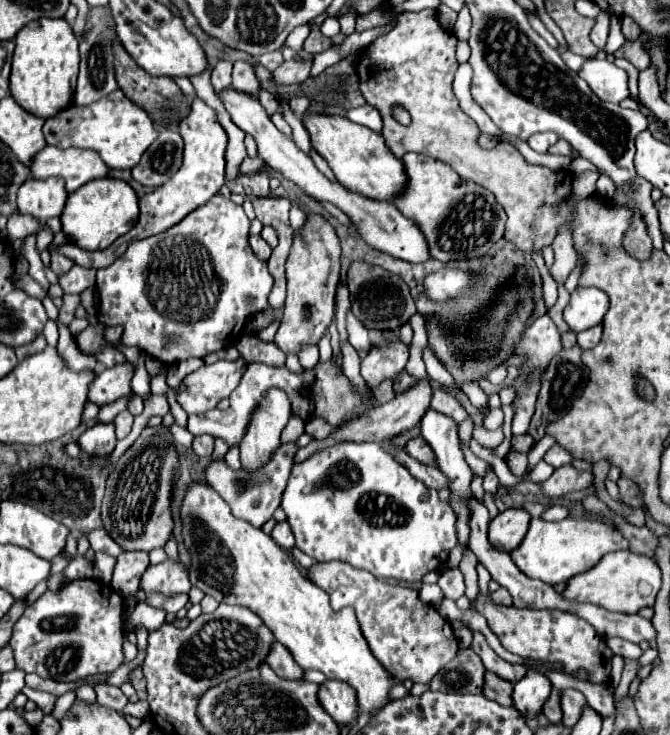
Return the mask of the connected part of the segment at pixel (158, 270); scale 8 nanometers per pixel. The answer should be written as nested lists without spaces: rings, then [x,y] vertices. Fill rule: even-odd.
[[[216,195],[212,197],[212,201],[208,201],[208,205],[204,205],[204,209],[196,209],[196,213],[190,213],[188,217],[184,217],[184,221],[180,221],[180,225],[174,225],[172,229],[156,235],[156,237],[148,237],[148,241],[132,241],[132,245],[128,245],[126,253],[122,257],[118,257],[110,267],[104,267],[104,269],[98,269],[98,279],[96,279],[96,293],[98,293],[98,310],[97,319],[98,324],[96,326],[89,325],[81,333],[76,336],[76,343],[84,353],[90,353],[94,355],[103,347],[112,347],[108,341],[103,337],[103,331],[111,326],[122,325],[124,327],[124,333],[122,333],[122,343],[124,345],[130,345],[130,347],[136,347],[140,351],[144,351],[146,355],[158,359],[160,363],[176,363],[176,361],[184,361],[184,359],[190,359],[190,357],[206,357],[208,353],[212,351],[218,351],[218,349],[224,349],[226,347],[226,339],[228,339],[228,345],[234,345],[238,335],[242,333],[244,325],[252,319],[252,313],[260,313],[260,309],[268,309],[268,293],[272,289],[272,275],[268,273],[268,267],[266,267],[266,261],[260,261],[250,245],[248,245],[248,231],[250,231],[250,219],[246,217],[244,209],[236,203],[232,203],[228,197],[224,195]],[[246,297],[252,297],[254,303],[248,305],[246,303]],[[168,337],[180,337],[180,341],[172,341],[172,345],[168,345]]]

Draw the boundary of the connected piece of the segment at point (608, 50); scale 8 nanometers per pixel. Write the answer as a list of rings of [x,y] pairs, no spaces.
[[[612,17],[610,19],[610,35],[608,35],[608,41],[606,41],[606,45],[600,49],[600,51],[604,51],[606,55],[612,55],[616,49],[620,49],[624,43],[626,43],[626,39],[624,39],[624,35],[622,35],[622,31],[620,31],[620,17]]]

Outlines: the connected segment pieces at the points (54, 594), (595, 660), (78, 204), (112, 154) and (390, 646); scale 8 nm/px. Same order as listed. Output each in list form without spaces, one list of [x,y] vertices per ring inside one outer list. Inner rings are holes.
[[[78,579],[62,585],[58,591],[46,591],[32,605],[26,607],[24,615],[16,621],[12,633],[12,649],[18,669],[26,673],[38,673],[40,677],[54,681],[76,681],[94,673],[112,673],[120,667],[122,653],[122,595],[110,585],[94,579]]]
[[[476,597],[474,609],[486,617],[488,627],[498,635],[504,649],[508,649],[514,655],[540,661],[540,663],[552,663],[560,665],[562,673],[576,677],[578,671],[586,671],[584,681],[594,685],[610,683],[610,663],[614,653],[606,645],[604,639],[596,633],[588,621],[574,617],[564,611],[542,611],[542,609],[516,609],[514,605],[496,605],[490,597],[484,601],[484,597]]]
[[[112,177],[100,181],[94,179],[68,195],[60,221],[64,235],[72,243],[78,243],[78,247],[86,251],[100,251],[112,245],[120,235],[128,233],[128,229],[138,221],[138,197],[126,181]]]
[[[122,89],[112,91],[108,97],[102,97],[84,109],[72,105],[44,123],[44,139],[48,145],[60,149],[94,149],[110,169],[132,169],[140,161],[142,153],[156,141],[156,137],[158,129],[150,115],[140,109],[140,105],[124,97]]]
[[[340,561],[314,563],[308,569],[308,579],[330,595],[334,611],[342,607],[352,607],[356,611],[372,653],[398,681],[412,679],[414,683],[430,683],[430,679],[456,657],[458,639],[450,621],[440,617],[434,607],[420,601],[416,589],[378,581],[372,573],[358,571]]]

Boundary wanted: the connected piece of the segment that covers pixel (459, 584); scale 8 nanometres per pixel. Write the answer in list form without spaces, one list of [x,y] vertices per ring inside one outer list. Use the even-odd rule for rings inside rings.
[[[450,569],[450,571],[444,571],[440,573],[440,579],[438,579],[438,585],[442,589],[442,593],[448,597],[448,599],[458,599],[464,595],[464,577],[460,573],[460,569]]]

